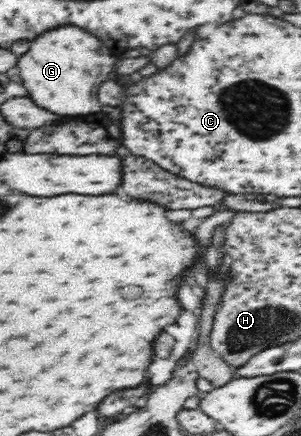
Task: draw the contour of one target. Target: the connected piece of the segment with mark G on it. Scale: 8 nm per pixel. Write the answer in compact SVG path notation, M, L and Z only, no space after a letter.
M72 24L48 29L30 41L30 49L18 57L20 77L28 95L40 107L64 115L86 115L100 112L102 104L97 99L98 85L108 79L118 56L110 48L102 47L102 40L90 35L80 26Z

